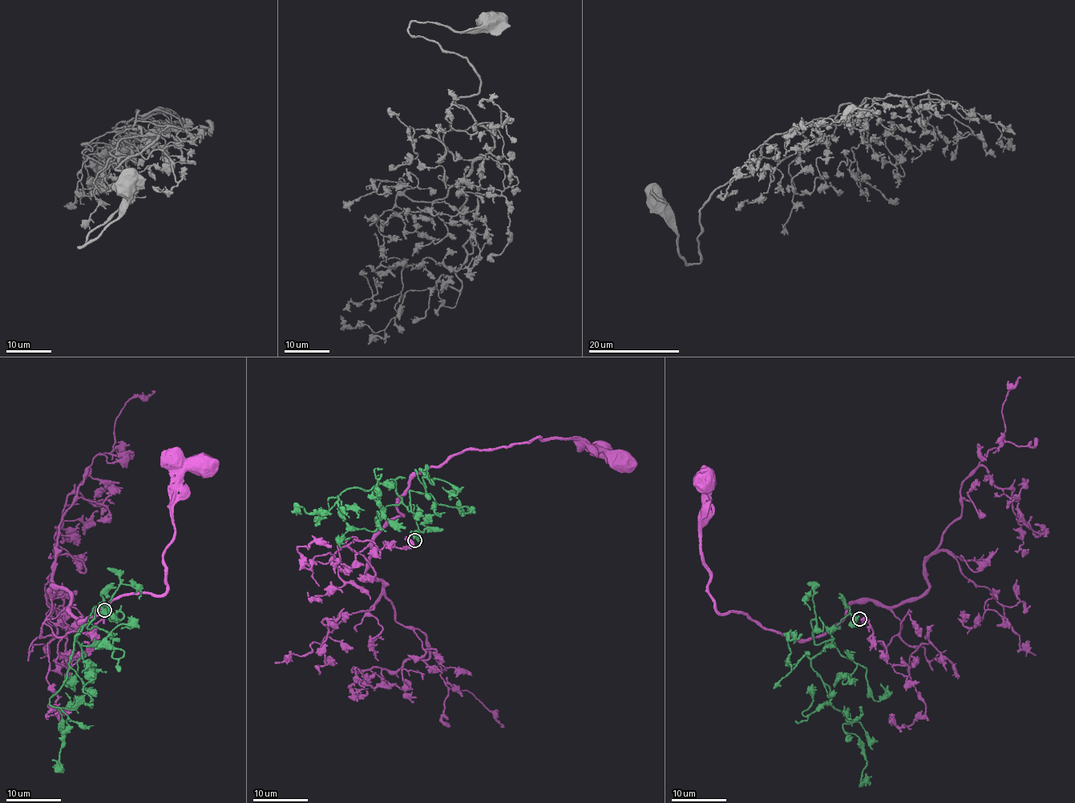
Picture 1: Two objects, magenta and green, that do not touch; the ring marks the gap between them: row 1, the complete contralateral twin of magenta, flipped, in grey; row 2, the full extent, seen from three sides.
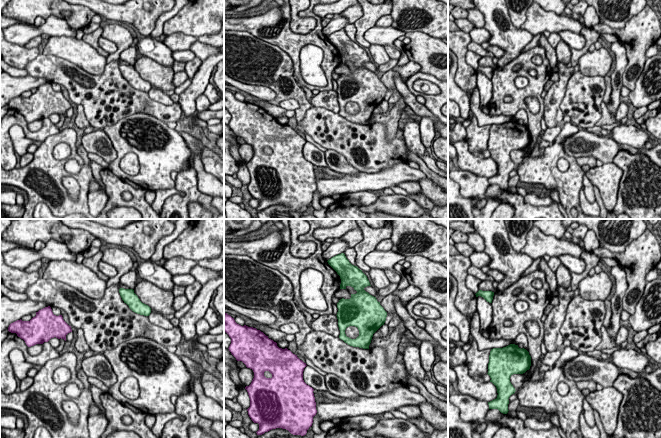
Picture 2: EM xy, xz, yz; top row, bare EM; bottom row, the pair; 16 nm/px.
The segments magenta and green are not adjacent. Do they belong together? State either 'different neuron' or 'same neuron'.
same neuron

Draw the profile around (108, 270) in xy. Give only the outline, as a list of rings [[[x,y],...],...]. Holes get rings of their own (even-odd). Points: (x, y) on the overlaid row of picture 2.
[[[102,260],[99,262],[99,270],[109,278],[115,277],[118,274],[117,269],[114,266],[109,265]]]

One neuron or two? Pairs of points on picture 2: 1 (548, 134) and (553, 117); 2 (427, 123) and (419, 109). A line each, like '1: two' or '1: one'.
1: two
2: two

